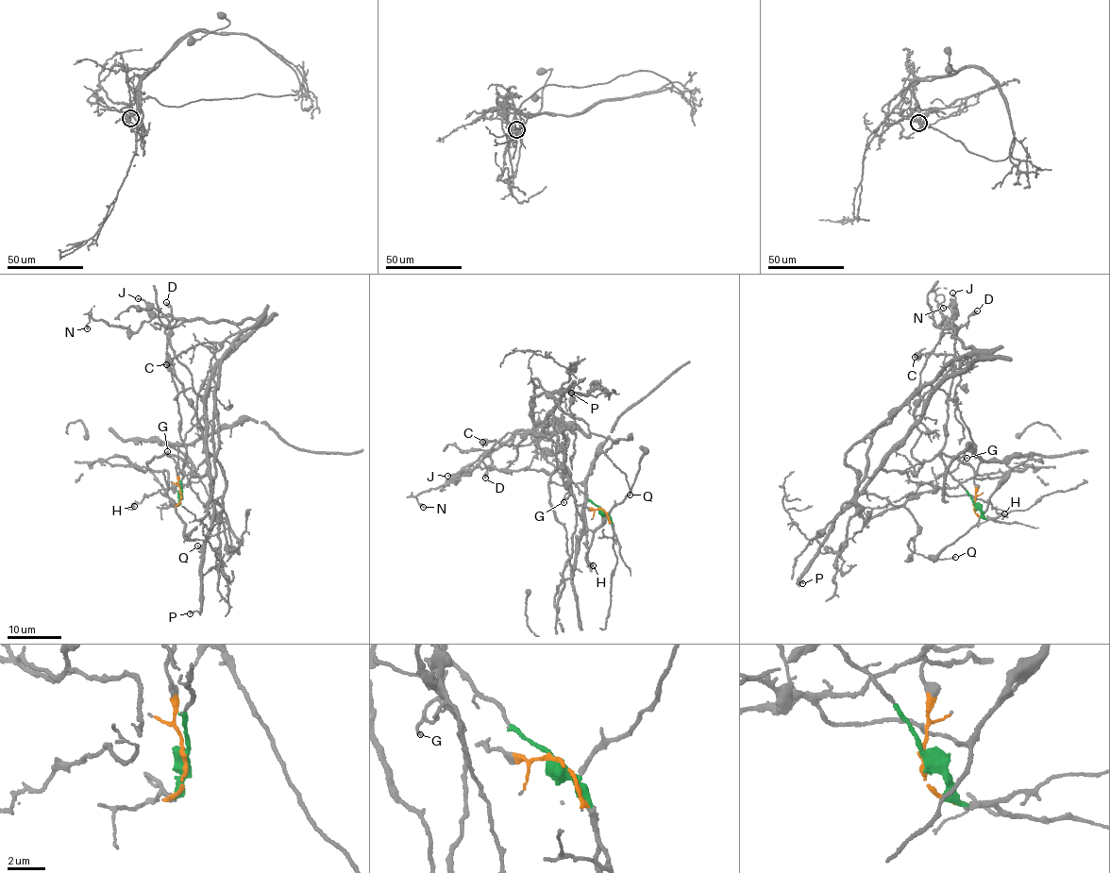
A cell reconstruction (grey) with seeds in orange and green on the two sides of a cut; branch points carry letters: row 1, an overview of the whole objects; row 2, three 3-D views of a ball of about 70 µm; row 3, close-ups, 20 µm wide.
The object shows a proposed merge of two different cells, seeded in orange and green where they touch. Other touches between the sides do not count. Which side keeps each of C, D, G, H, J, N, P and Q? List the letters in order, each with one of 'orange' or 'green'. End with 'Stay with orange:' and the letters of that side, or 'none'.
C: green
D: orange
G: green
H: orange
J: orange
N: green
P: orange
Q: green
Stay with orange: D, H, J, P

